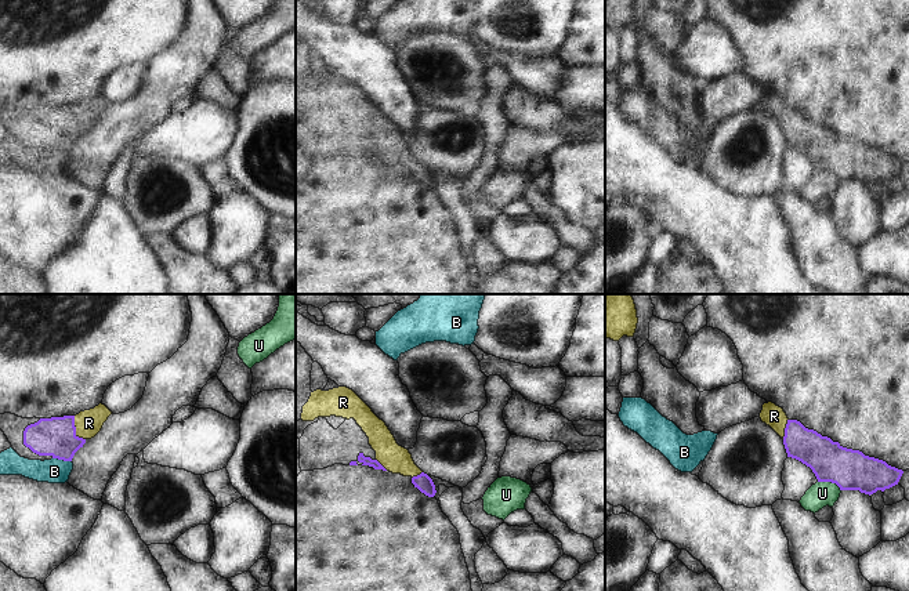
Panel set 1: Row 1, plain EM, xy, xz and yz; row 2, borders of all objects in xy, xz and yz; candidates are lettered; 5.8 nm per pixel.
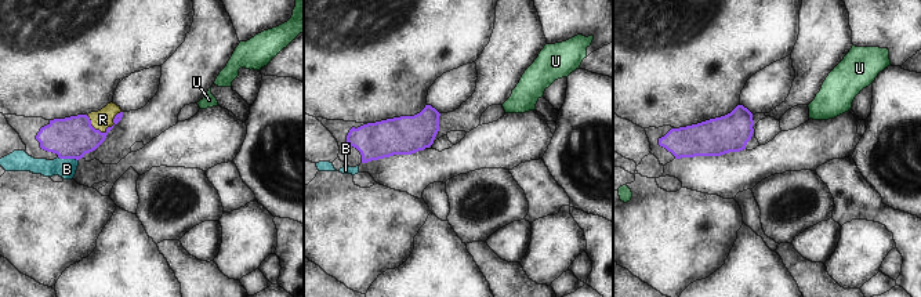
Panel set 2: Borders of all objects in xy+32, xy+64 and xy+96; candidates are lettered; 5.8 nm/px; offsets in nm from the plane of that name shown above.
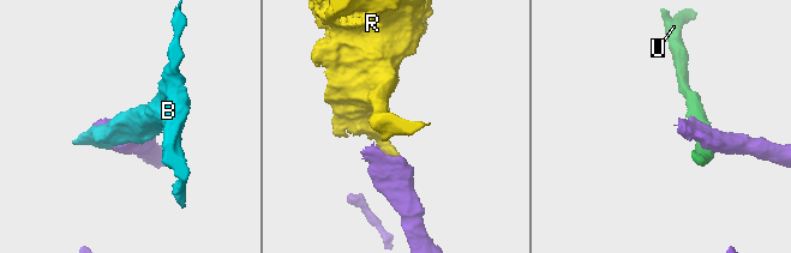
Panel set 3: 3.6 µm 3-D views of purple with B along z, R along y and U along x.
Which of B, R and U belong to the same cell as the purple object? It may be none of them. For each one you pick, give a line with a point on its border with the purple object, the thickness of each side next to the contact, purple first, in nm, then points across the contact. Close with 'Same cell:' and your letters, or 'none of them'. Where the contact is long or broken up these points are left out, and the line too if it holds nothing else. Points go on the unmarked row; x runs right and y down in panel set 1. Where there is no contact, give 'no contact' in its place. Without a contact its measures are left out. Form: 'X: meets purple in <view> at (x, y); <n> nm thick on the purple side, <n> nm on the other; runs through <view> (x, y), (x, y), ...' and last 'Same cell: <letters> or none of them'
R: meets purple in xy at (75, 120); 220 nm thick on the purple side, 160 nm on the other; runs through xy (55, 127), (64, 127), (75, 120), (89, 113)
Same cell: R

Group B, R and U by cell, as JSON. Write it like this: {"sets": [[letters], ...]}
{"sets": [["B"], ["R"], ["U"]]}

